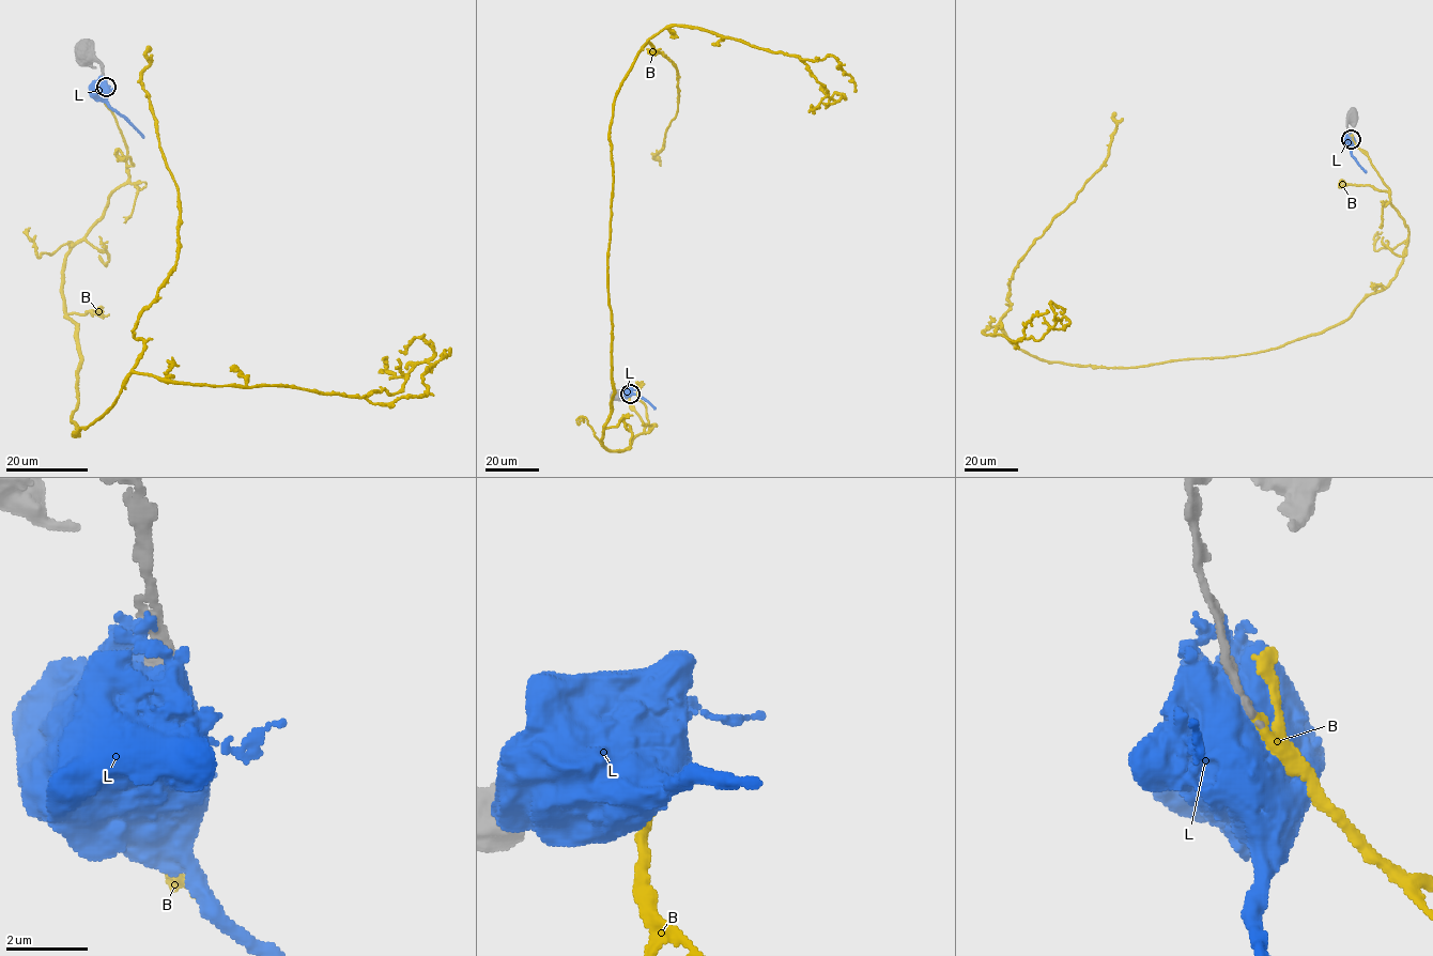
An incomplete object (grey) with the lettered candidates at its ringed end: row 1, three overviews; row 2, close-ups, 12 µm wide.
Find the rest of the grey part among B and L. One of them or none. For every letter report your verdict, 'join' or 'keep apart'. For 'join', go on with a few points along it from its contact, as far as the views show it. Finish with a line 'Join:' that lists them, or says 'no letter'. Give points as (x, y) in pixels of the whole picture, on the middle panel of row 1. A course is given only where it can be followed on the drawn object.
B: join | via (630, 394), (645, 432), (609, 450), (609, 125), (641, 48), (674, 26), (795, 55), (845, 97), (821, 103)
L: keep apart
Join: B

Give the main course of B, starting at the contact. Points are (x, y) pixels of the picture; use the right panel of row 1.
B: (1351, 139), (1408, 231), (1346, 319), (1125, 368), (983, 333), (1038, 340), (1060, 311)

